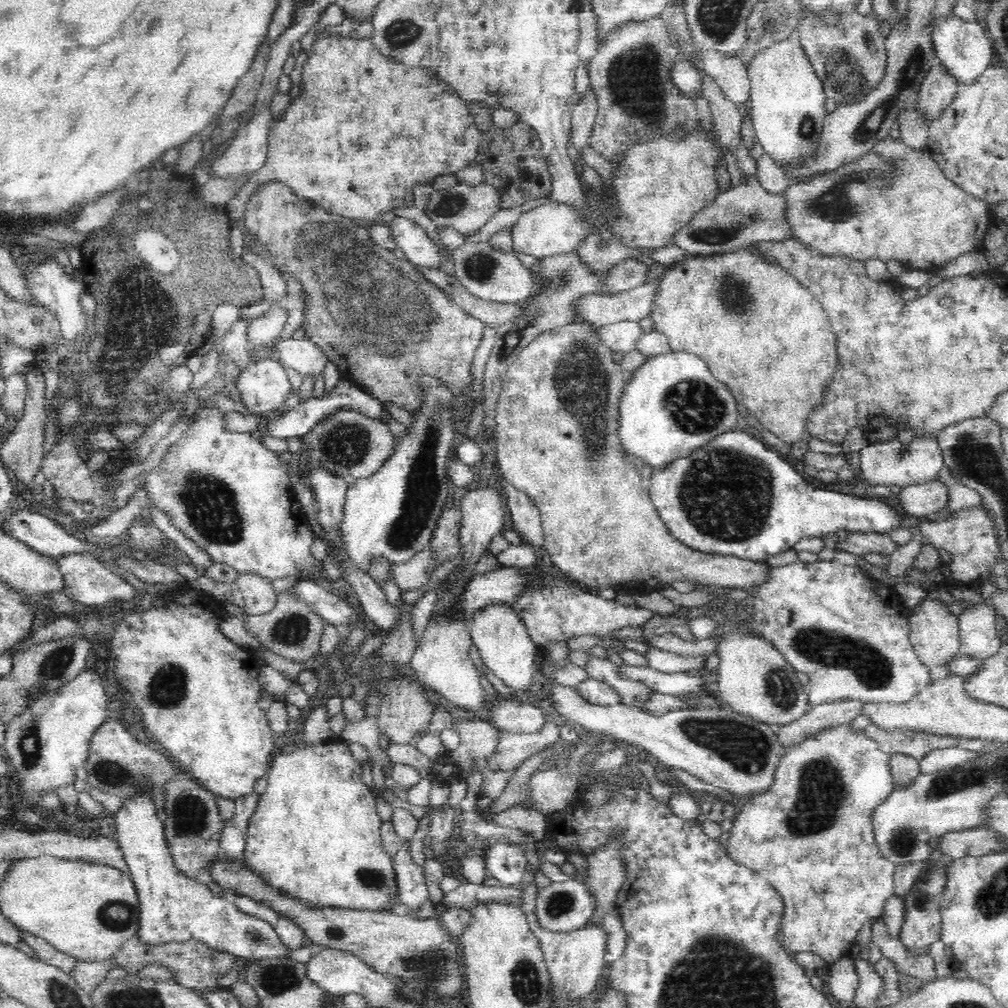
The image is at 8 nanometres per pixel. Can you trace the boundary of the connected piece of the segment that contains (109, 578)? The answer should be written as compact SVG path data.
M78 551L62 555L55 559L55 563L59 566L64 578L63 592L70 601L80 602L84 606L104 606L106 602L110 602L114 598L138 603L134 586L112 573L101 560L90 553Z

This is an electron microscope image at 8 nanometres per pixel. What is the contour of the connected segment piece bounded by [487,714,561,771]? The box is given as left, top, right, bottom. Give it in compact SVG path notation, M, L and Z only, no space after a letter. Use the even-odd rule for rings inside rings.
M550 714L534 732L501 733L494 758L487 764L492 771L512 771L528 758L542 752L560 739L561 720Z

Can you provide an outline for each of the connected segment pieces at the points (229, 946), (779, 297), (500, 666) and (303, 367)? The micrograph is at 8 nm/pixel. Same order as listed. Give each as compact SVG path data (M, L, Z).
M140 788L136 796L122 798L122 806L114 816L120 849L124 854L131 878L135 884L135 891L139 898L139 930L142 941L158 944L172 941L183 941L195 938L206 942L212 950L233 954L241 961L284 960L292 956L292 947L288 947L274 929L274 925L265 919L257 918L241 910L232 897L214 893L207 885L206 879L202 882L196 877L188 877L174 863L167 836L164 834L164 824L158 820L159 810L151 788Z
M752 245L742 246L734 252L716 253L710 258L687 255L682 261L674 263L670 269L665 271L660 284L658 284L658 292L654 311L650 317L654 320L654 331L662 332L669 339L670 350L684 351L702 360L710 373L716 376L722 384L726 384L728 392L734 396L733 399L744 404L749 410L749 414L755 416L764 429L774 433L778 440L782 440L786 444L798 443L802 439L803 433L806 432L805 420L810 414L811 408L821 401L823 391L831 381L831 376L834 375L837 365L836 338L818 300L814 299L795 278L790 278L790 274L782 267L765 261L761 254L755 252Z
M487 603L480 607L470 618L470 629L474 646L495 676L514 688L518 694L532 686L535 672L532 661L536 644L529 635L524 619L510 603Z
M305 336L302 340L286 338L278 340L274 346L274 360L284 364L284 367L292 368L303 378L312 375L314 380L323 374L324 368L329 362L326 353L312 340Z

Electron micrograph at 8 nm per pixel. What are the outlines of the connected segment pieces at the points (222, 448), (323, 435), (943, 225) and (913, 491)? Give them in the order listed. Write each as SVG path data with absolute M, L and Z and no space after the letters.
M207 404L200 410L200 412L192 413L192 420L190 420L190 426L186 428L186 432L180 436L180 440L176 440L174 444L168 446L168 450L161 456L160 462L145 471L146 478L142 482L142 490L146 492L148 496L148 502L151 507L160 510L162 514L168 516L172 528L176 528L178 532L182 532L190 542L194 542L194 546L202 552L206 552L206 556L212 560L212 562L220 562L220 564L229 564L233 566L239 573L245 573L254 571L265 578L270 578L275 581L280 578L295 577L302 581L308 579L310 572L312 574L318 574L320 572L320 561L317 560L311 552L311 544L313 542L311 538L310 528L307 527L309 522L309 516L305 515L300 508L300 503L295 497L293 491L293 485L289 481L289 475L282 465L283 458L266 448L261 444L254 436L245 434L244 432L230 432L226 430L226 422L224 422L225 414L214 407L214 405Z
M342 407L317 422L308 434L300 438L300 442L302 448L298 456L306 460L309 467L326 469L330 474L343 478L347 486L352 487L354 478L369 477L383 465L394 451L396 438L390 433L388 425L380 419Z
M888 135L860 158L852 159L832 172L806 182L792 183L784 190L793 236L829 255L850 255L862 261L869 258L898 260L907 269L930 270L957 256L980 251L995 217L986 199L967 193L952 182L926 146L916 149L901 138Z
M936 478L930 482L902 487L898 498L909 515L921 518L946 510L950 504L950 489Z

